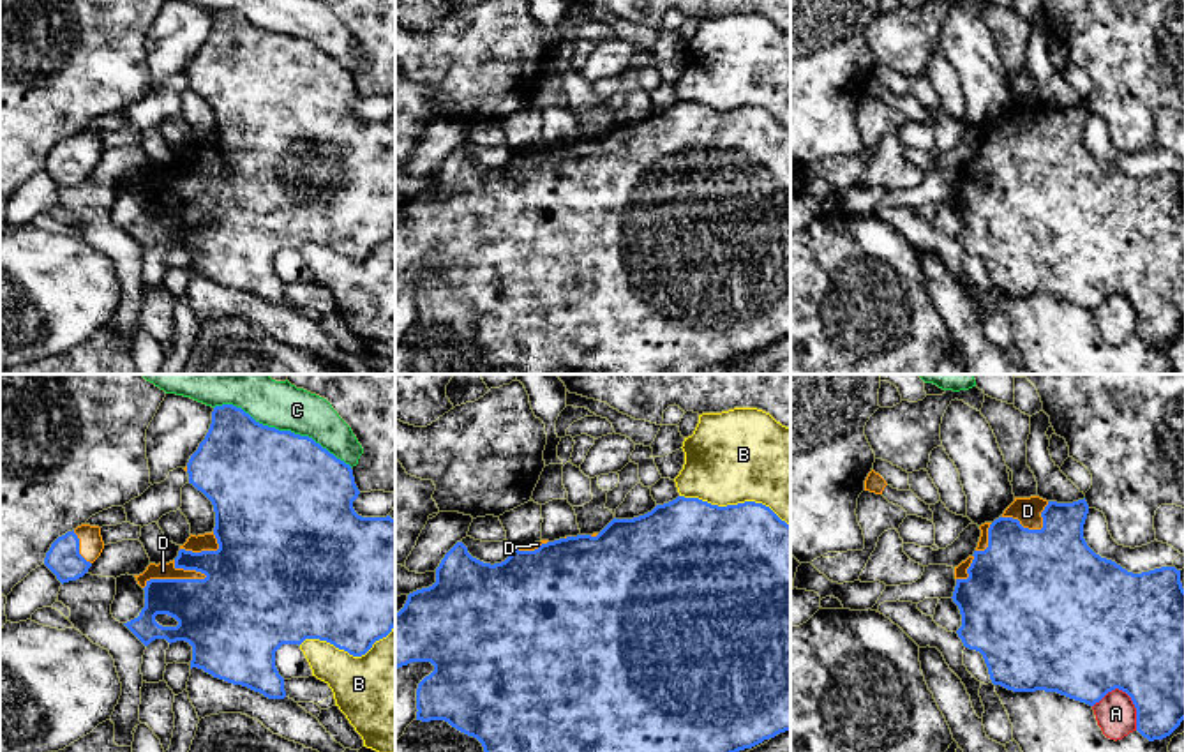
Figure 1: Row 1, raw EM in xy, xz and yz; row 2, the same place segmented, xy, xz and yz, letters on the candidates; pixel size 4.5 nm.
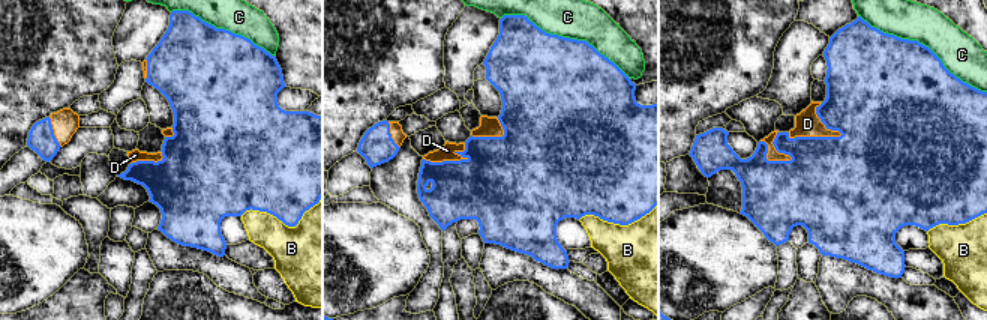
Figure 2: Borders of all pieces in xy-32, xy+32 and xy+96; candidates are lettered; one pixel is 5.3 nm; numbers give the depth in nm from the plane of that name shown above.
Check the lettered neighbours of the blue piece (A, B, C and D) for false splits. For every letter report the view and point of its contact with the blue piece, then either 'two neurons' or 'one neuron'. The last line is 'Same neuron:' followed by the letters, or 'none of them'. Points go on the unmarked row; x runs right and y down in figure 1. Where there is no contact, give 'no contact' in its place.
A: yz (1128, 299) | two neurons
B: xz (734, 110) | two neurons
C: xy (283, 36) | two neurons
D: xy (173, 184) | one neuron
Same neuron: D

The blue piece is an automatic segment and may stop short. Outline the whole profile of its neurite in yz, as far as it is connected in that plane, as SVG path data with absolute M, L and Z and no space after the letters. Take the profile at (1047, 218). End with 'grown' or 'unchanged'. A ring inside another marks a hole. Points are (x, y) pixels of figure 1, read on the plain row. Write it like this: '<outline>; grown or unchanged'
M1039 101L1015 102L1004 118L993 127L979 131L981 141L972 161L955 171L956 191L953 207L962 219L962 231L956 235L963 251L983 259L993 290L1000 290L1013 297L1057 297L1069 304L1094 311L1108 297L1119 293L1126 297L1136 312L1136 335L1149 346L1170 341L1184 325L1184 192L1180 175L1175 171L1161 171L1142 178L1133 178L1112 164L1096 159L1083 143L1083 129L1089 109L1083 104L1073 108L1046 106Z; grown

